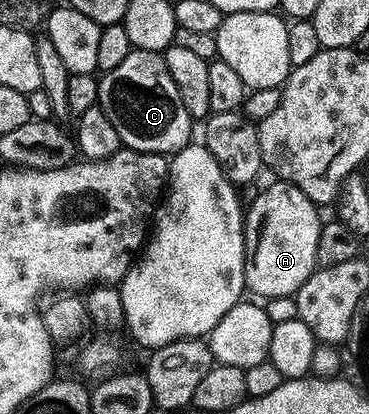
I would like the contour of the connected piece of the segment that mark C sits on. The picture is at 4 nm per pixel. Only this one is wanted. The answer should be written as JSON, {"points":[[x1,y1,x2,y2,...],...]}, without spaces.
{"points":[[134,50,115,66,115,70,104,73,98,79,99,94,97,102,111,118,111,126,115,126,115,134,119,134,122,145,134,152,160,152,162,154,176,154,186,148,194,139,193,127,195,121,189,115,187,106,183,106,183,98,171,78,171,74,165,65,165,57,160,52,148,52,147,50]]}

